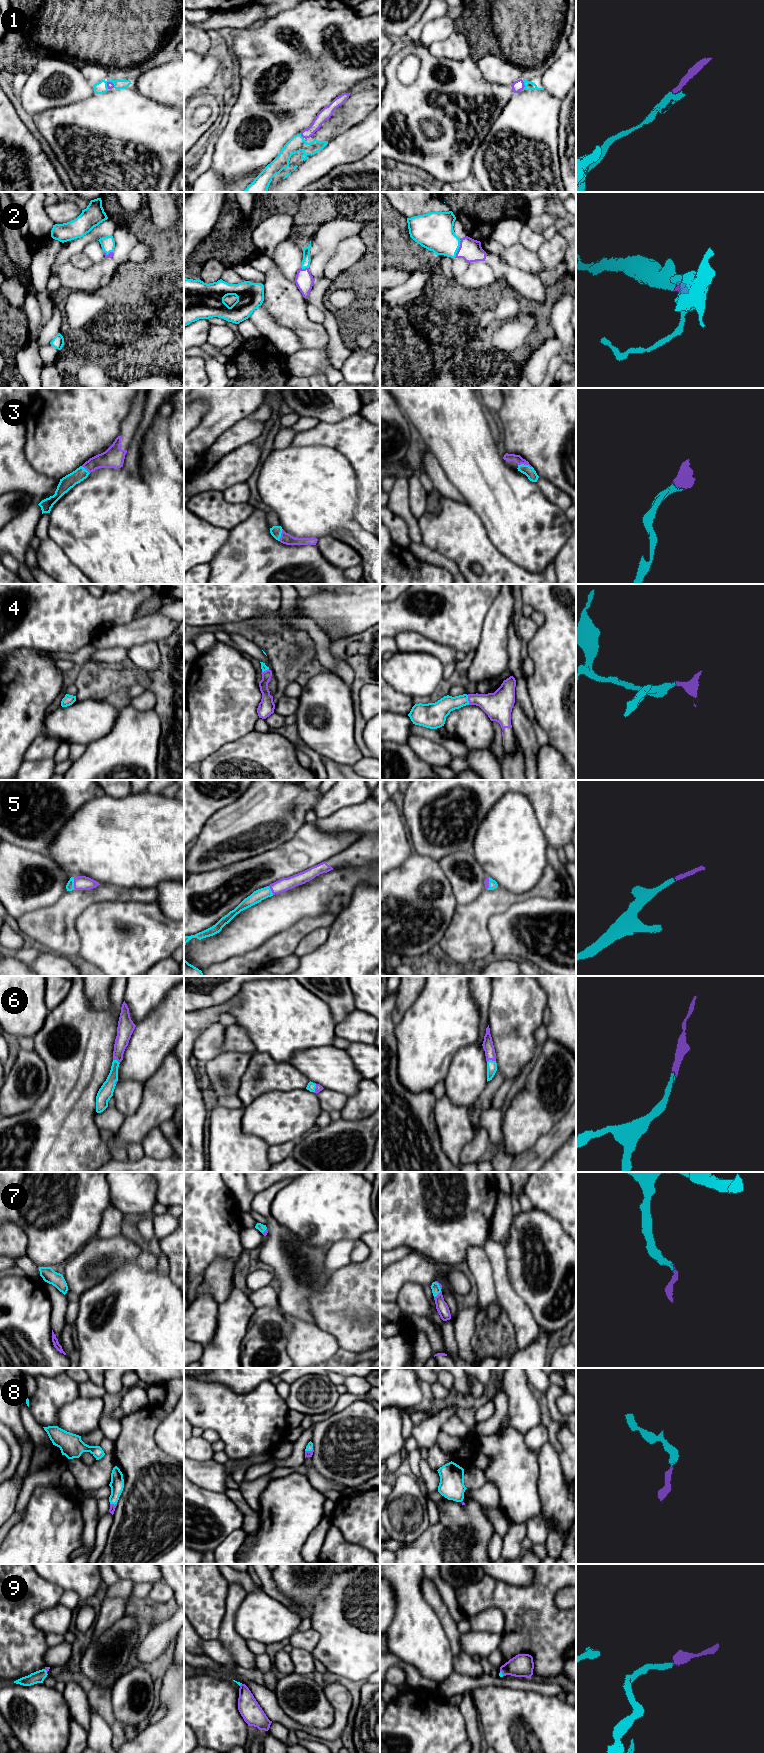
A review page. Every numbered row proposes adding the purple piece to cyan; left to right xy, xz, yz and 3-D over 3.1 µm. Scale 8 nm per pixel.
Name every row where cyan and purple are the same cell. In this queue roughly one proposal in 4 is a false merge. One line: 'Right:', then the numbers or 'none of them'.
Right: 1, 2, 3, 4, 5, 6, 7, 8, 9

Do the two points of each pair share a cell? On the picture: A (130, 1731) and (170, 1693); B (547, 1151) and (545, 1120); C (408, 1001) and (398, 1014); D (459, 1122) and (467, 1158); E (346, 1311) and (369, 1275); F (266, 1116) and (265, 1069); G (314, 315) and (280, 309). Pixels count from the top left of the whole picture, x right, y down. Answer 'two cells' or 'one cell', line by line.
A: two cells
B: two cells
C: one cell
D: two cells
E: one cell
F: two cells
G: two cells

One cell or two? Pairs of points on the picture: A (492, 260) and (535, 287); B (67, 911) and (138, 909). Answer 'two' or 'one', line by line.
A: one
B: two

